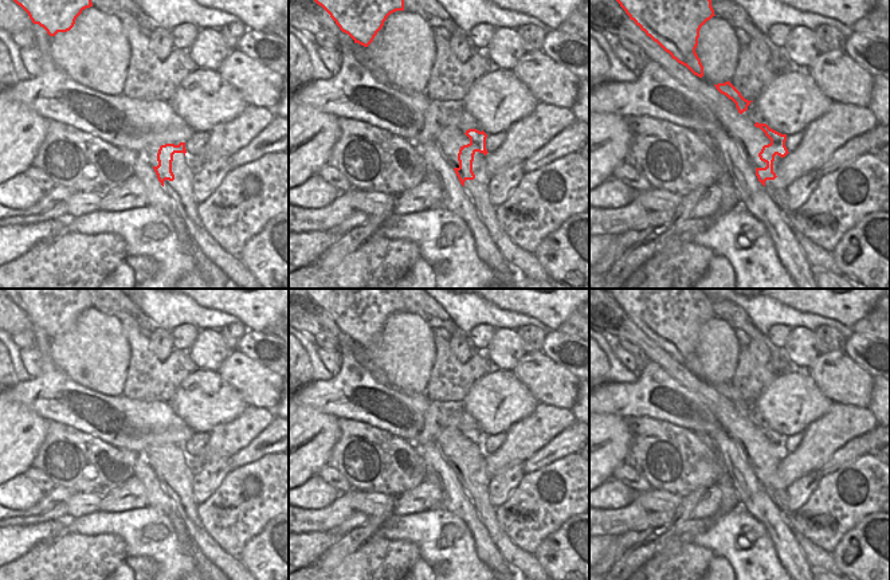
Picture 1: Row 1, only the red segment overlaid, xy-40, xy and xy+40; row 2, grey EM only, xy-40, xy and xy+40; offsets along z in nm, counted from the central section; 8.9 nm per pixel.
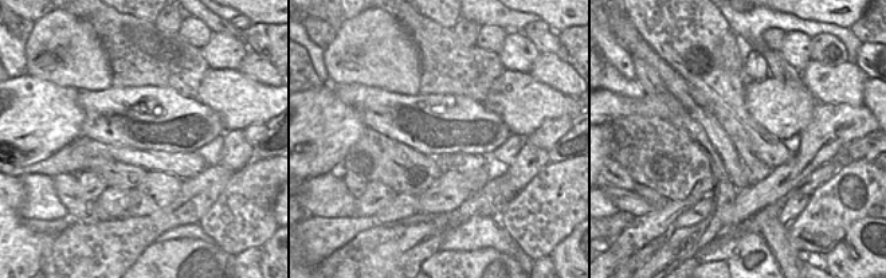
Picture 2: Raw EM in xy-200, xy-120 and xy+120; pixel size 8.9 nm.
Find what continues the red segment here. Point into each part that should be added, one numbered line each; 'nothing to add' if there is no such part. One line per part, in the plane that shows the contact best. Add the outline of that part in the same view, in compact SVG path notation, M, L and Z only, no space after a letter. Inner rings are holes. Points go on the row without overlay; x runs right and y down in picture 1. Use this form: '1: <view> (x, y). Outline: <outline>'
nothing to add

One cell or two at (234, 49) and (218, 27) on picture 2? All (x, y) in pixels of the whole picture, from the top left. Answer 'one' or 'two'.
two

